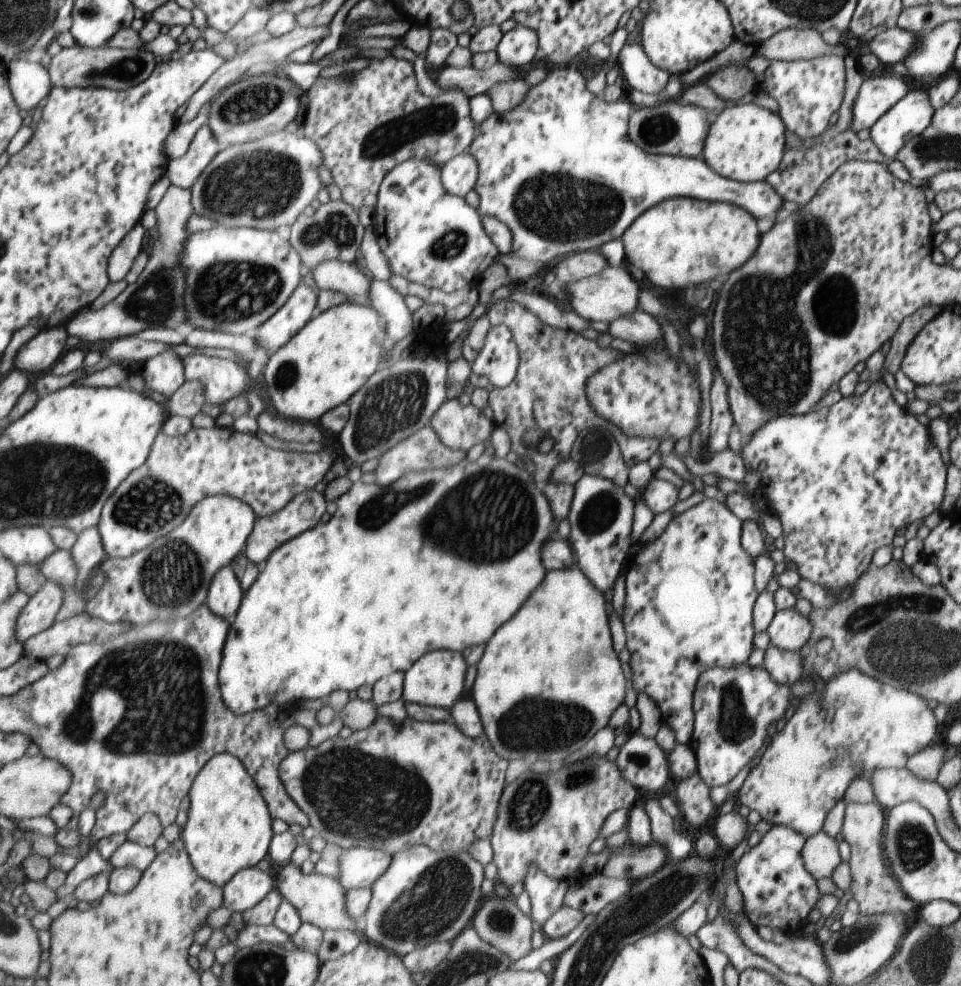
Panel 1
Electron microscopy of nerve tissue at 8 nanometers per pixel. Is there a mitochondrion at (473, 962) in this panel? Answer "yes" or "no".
yes

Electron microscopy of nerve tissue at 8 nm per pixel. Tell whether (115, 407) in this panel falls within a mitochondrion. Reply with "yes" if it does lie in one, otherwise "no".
no

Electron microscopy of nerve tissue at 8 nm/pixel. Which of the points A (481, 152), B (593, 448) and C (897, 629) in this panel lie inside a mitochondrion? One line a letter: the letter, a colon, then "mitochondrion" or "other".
A: other
B: mitochondrion
C: mitochondrion

